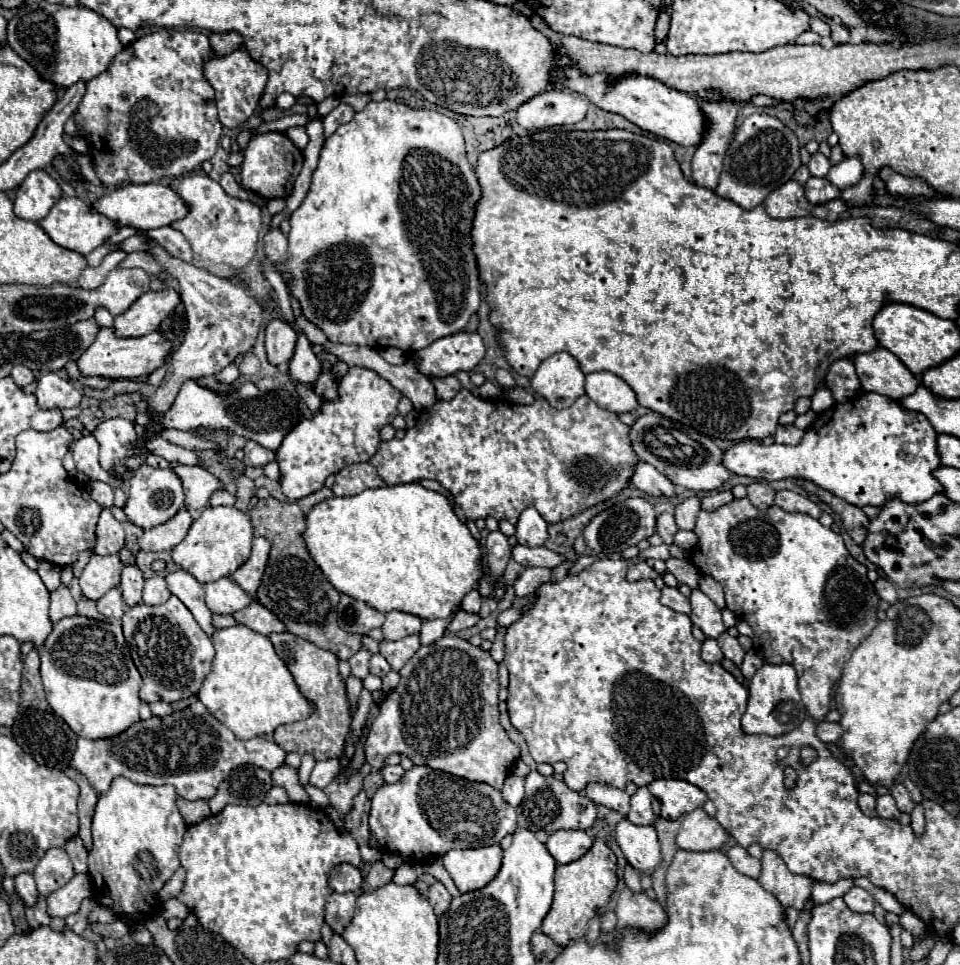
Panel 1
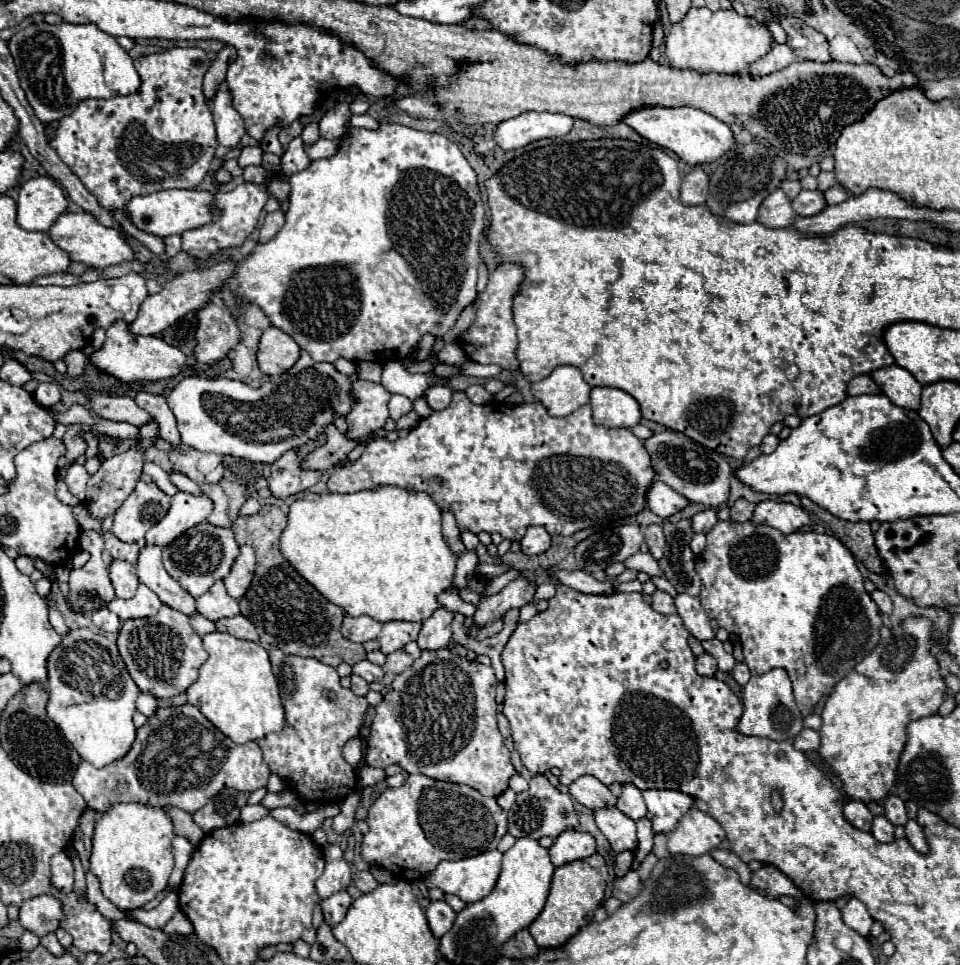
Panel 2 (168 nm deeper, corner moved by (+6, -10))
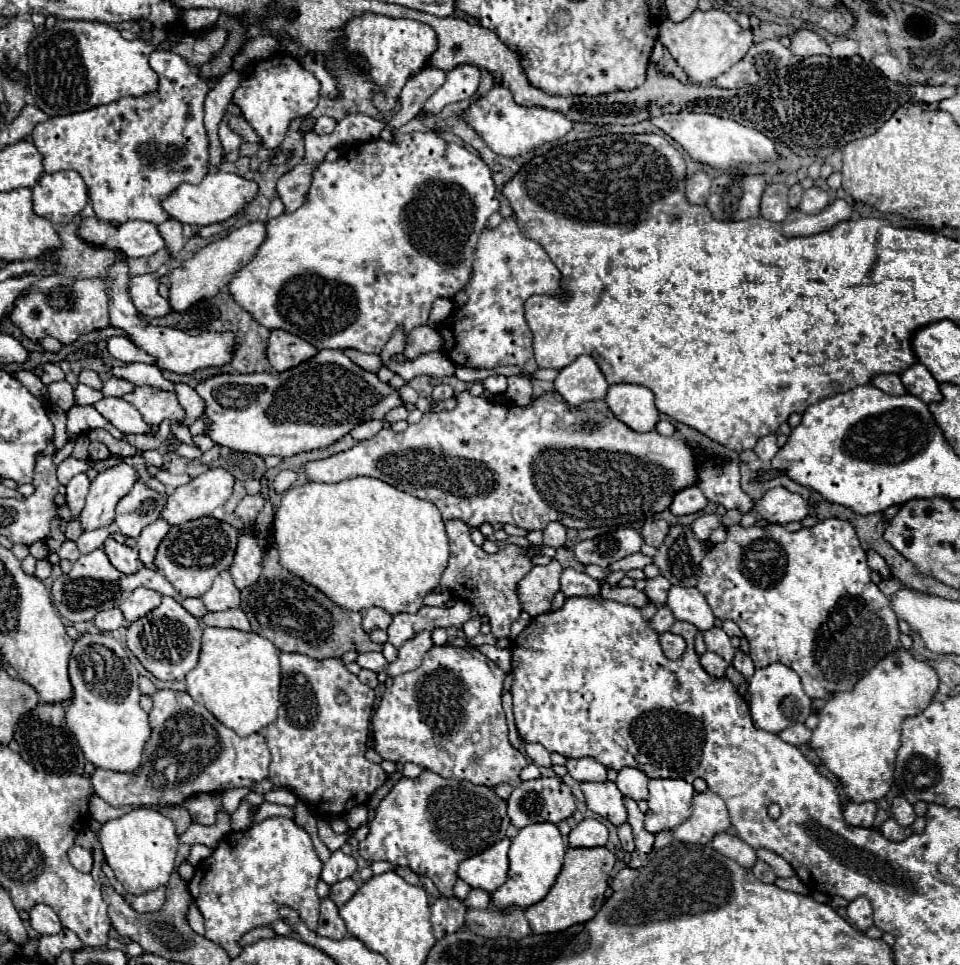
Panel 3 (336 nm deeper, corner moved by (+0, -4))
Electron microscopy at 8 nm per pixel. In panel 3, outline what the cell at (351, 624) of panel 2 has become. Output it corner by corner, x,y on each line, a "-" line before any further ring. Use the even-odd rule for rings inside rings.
369,608
365,614
363,614
363,630
365,632
373,632
375,628
381,628
381,630
387,630
387,626
391,624
391,614
385,612
383,608

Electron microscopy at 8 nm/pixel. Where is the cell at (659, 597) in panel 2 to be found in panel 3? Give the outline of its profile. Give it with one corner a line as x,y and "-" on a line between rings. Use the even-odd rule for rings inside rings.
663,576
657,578
647,578
647,586
645,586
645,594
649,596
649,600
653,600
657,606
663,606
667,600
667,590
669,590
669,580
665,580

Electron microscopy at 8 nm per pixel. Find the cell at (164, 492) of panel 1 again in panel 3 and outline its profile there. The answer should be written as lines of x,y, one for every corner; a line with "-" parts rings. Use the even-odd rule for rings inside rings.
137,480
129,494
125,494
115,508
115,524
123,536
137,538
139,532
161,516
165,496
151,490
147,484

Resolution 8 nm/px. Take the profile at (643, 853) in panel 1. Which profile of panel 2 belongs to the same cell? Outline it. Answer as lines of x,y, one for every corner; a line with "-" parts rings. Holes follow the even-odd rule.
605,808
595,810
595,824
609,840
615,854
621,854
623,850
637,850
637,828
631,818
627,818
617,808

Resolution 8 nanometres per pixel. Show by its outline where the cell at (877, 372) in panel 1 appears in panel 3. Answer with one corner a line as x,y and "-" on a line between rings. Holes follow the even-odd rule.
913,364
909,366
903,374
901,374
903,386
907,388
909,394
921,398
925,404
931,402
941,402
941,390
939,390
939,382
933,378
933,374
923,366
923,364

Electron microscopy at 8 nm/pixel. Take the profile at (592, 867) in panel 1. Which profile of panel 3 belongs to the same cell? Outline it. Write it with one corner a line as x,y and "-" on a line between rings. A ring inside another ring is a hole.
567,848
565,864
549,894
525,910
533,934
549,934
567,930
573,924
591,920
603,904
603,894
609,886
615,856
607,848

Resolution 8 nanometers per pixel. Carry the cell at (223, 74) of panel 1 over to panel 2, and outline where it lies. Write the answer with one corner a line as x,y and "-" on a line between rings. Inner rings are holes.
219,88
211,100
213,118
217,128
217,142
221,146
237,146
241,136
245,134
245,122
241,114
233,108
233,98
229,88

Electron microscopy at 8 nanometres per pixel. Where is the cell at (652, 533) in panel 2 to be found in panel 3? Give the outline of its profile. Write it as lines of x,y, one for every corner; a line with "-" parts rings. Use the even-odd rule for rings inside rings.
651,520
651,522
645,522
645,526
641,528
641,536
645,544
655,546
655,548
663,544
667,532
669,532
669,524
665,520

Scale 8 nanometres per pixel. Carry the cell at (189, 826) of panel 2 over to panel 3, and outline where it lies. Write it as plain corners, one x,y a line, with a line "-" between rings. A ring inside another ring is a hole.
161,808
161,812
173,820
177,834
183,834
191,824
191,816
185,808

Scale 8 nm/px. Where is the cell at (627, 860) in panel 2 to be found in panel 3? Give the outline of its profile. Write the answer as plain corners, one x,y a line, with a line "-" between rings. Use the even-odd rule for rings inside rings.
629,824
617,826
617,834
619,834
619,840
621,840
621,846
623,846
627,852
633,852
633,834
631,834

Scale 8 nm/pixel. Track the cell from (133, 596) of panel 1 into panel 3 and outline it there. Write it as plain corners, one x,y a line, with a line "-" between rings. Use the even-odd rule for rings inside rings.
111,536
105,540
105,554
109,556
111,564
123,574
133,574
143,566
141,560
139,560
137,550
133,550
133,548
129,548
125,544
119,544

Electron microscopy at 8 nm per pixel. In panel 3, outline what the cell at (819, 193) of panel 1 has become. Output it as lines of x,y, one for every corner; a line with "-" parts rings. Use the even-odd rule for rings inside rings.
817,186
809,188
803,192
803,200
799,204
799,210
805,214
817,214
821,212
821,208
825,208
829,204
829,194

